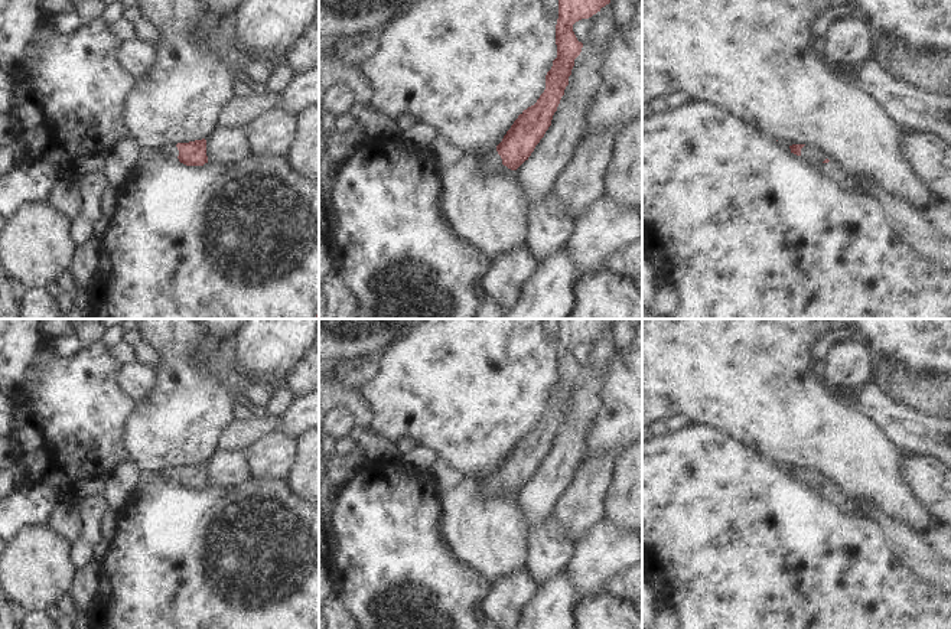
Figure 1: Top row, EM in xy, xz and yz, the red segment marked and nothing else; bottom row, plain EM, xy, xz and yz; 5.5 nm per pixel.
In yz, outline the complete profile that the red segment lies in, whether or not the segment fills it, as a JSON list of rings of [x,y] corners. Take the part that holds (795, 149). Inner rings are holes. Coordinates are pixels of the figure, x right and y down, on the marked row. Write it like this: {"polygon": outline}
{"polygon": [[[792,144],[789,146],[791,153],[804,157],[814,166],[818,163],[828,163],[830,160],[821,153],[820,149],[812,149],[808,144]]]}

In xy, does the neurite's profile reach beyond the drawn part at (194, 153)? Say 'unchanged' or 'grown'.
grown

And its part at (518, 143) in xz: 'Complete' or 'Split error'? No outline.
Split error.

